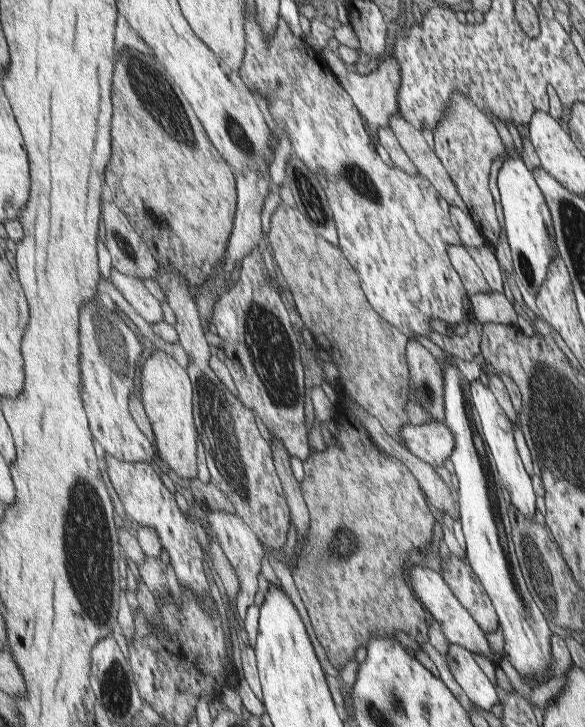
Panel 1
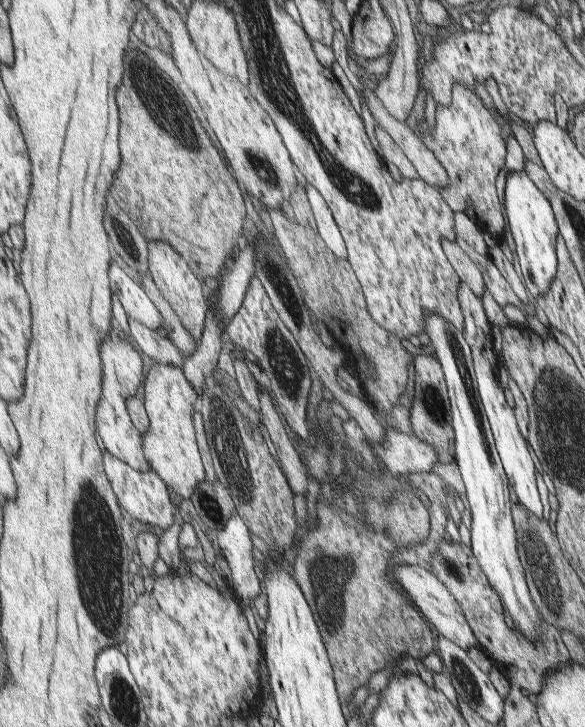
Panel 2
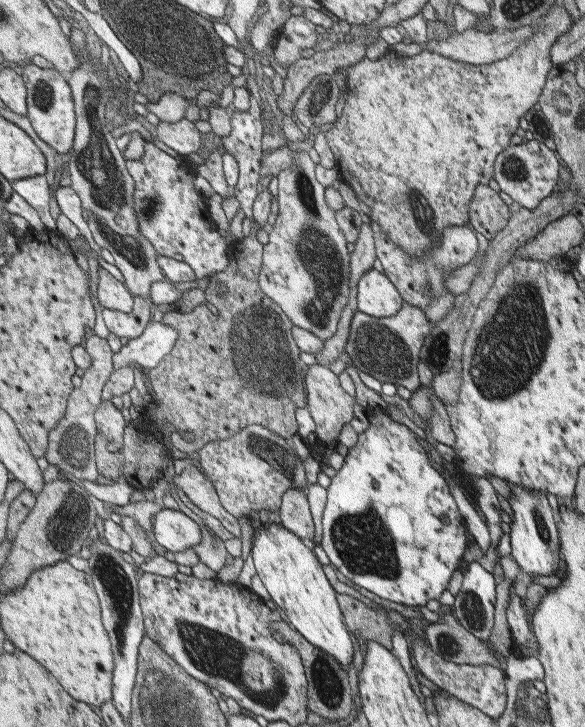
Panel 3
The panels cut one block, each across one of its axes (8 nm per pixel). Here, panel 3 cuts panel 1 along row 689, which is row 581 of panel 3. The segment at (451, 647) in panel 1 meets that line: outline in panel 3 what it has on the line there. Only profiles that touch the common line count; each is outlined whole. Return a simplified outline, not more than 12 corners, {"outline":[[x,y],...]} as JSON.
{"outline":[[472,561],[450,618],[475,638],[493,627],[495,582]]}

